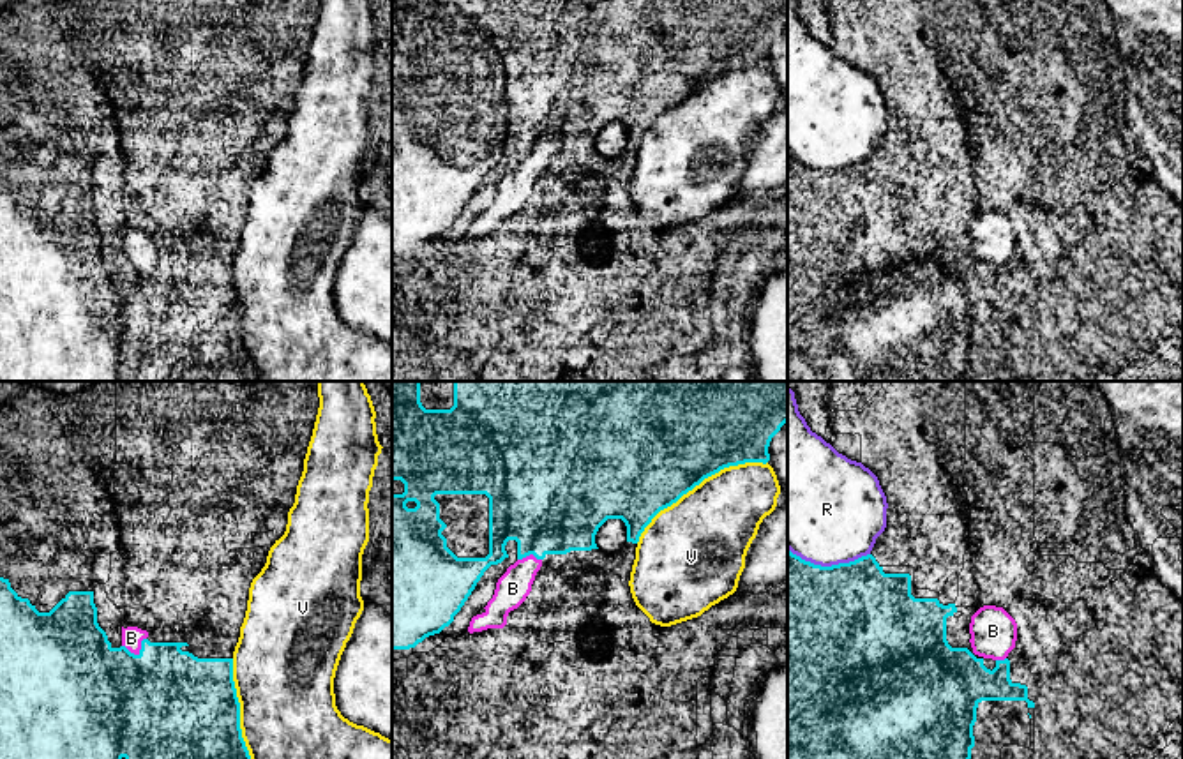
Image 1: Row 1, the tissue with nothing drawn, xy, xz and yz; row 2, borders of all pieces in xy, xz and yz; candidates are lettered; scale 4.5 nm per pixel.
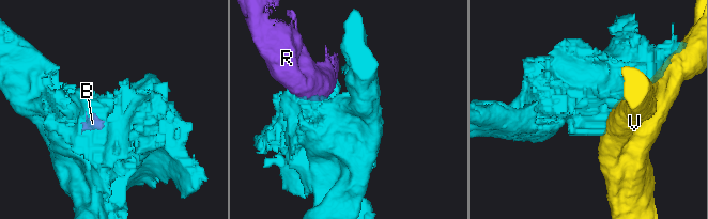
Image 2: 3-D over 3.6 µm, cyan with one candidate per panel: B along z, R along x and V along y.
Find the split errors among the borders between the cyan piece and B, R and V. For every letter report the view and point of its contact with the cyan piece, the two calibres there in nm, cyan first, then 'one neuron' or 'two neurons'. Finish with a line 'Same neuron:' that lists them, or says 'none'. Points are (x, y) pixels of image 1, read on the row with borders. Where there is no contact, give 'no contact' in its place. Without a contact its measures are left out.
B: contact xy (136, 655); calibres 500 and 100 nm; two neurons
R: contact yz (828, 567); calibres 500 and 480 nm; two neurons
V: contact xz (698, 484); calibres 500 and 420 nm; two neurons
Same neuron: none

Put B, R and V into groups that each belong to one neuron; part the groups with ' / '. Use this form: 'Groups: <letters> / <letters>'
Groups: B / R / V

